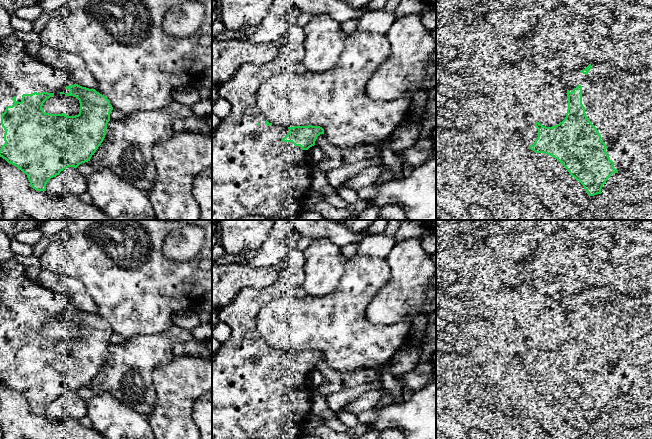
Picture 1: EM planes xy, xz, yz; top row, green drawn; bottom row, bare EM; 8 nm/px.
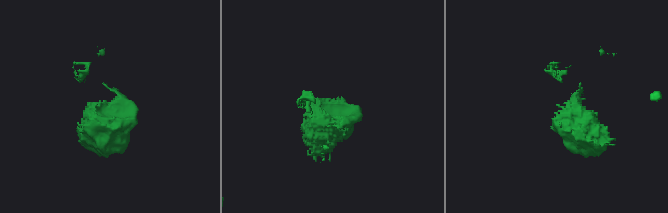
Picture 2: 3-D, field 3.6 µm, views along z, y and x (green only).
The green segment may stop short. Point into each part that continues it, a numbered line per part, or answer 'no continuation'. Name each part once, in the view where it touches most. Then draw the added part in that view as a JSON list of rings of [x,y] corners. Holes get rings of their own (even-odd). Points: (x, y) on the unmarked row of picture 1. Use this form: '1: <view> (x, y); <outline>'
1: xy (20, 298); [[[0,232],[0,373],[5,368],[5,354],[1,349],[1,338],[7,330],[12,330],[15,320],[17,326],[22,325],[23,318],[34,316],[58,317],[66,310],[74,309],[75,306],[65,295],[52,291],[42,286],[38,281],[31,281],[25,275],[25,267],[14,257],[11,250],[11,238]]]

